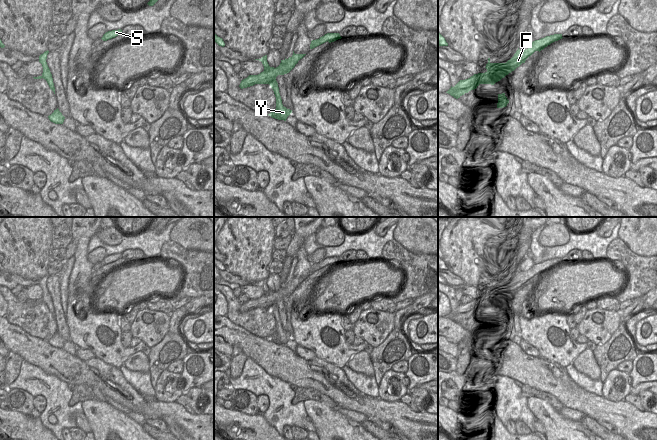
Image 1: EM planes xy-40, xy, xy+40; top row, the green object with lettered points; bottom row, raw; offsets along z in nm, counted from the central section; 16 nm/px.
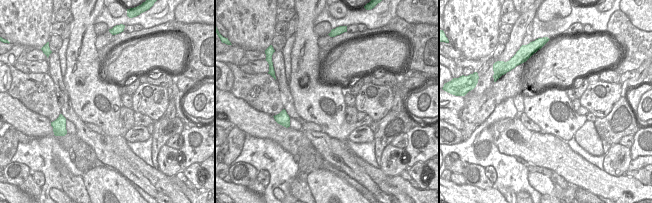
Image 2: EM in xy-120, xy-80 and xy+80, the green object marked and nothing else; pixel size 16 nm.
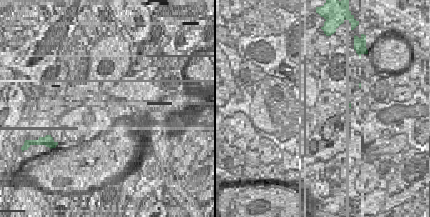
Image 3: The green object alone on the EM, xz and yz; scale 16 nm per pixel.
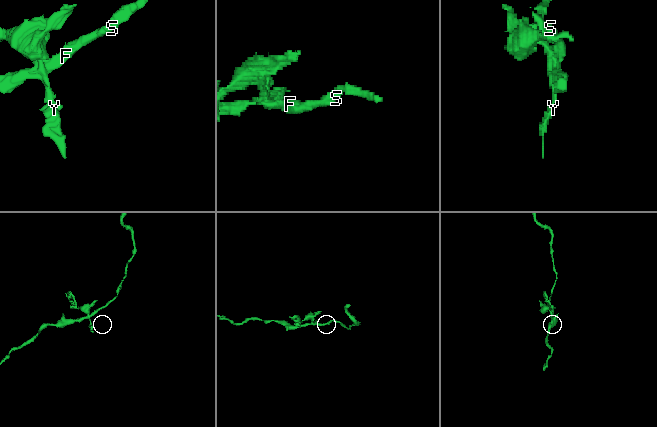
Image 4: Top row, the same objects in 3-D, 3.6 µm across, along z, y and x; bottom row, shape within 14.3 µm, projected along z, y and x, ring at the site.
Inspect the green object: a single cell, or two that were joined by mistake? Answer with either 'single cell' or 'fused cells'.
fused cells

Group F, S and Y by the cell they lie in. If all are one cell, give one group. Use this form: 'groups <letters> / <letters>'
groups F S / Y

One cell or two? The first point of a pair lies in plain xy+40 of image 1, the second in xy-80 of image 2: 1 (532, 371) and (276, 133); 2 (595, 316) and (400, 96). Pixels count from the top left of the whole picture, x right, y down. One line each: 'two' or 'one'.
1: one
2: two

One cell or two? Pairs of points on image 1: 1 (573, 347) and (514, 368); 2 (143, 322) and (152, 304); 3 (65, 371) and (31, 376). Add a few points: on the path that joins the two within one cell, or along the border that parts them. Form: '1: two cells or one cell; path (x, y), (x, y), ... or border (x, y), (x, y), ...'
1: two cells; border (539, 357), (550, 361)
2: two cells; border (147, 307), (168, 314)
3: two cells; border (27, 361), (68, 383)

